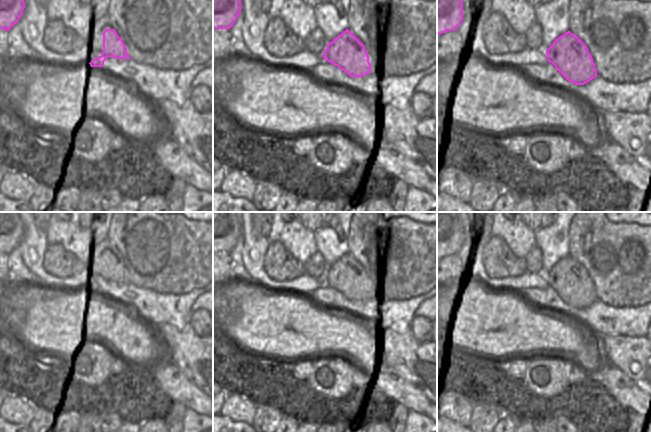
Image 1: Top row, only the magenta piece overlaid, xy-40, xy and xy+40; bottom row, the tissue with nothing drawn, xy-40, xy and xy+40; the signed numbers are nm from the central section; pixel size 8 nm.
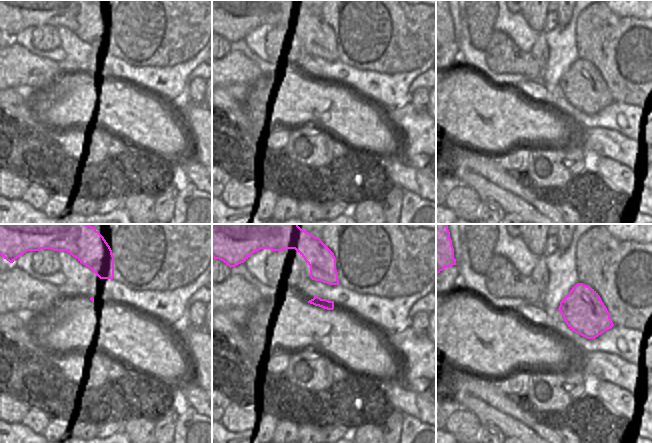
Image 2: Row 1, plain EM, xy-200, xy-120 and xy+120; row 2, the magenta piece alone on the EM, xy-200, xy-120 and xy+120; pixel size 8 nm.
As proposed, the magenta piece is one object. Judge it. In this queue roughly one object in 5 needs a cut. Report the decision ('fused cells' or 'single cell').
single cell

